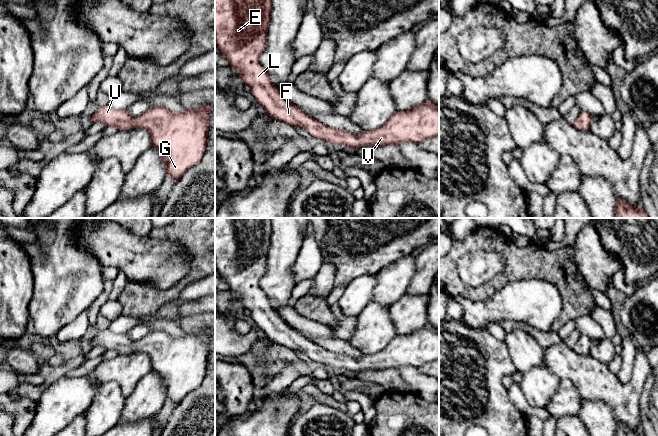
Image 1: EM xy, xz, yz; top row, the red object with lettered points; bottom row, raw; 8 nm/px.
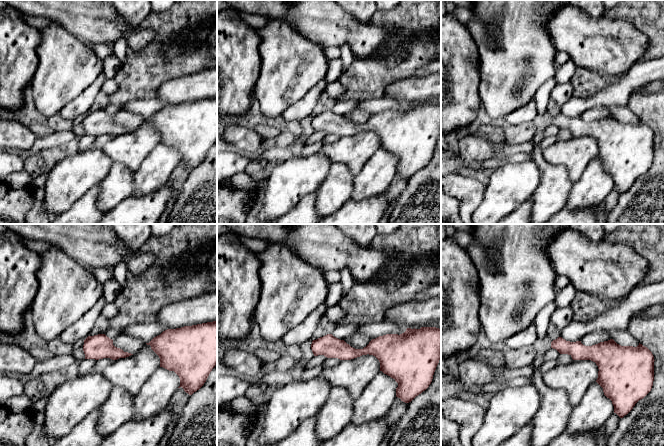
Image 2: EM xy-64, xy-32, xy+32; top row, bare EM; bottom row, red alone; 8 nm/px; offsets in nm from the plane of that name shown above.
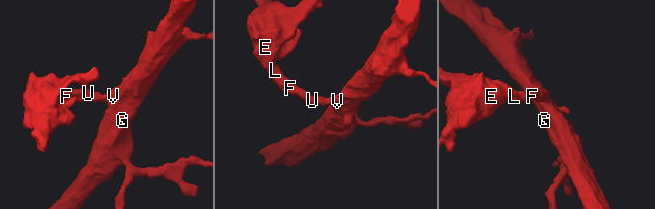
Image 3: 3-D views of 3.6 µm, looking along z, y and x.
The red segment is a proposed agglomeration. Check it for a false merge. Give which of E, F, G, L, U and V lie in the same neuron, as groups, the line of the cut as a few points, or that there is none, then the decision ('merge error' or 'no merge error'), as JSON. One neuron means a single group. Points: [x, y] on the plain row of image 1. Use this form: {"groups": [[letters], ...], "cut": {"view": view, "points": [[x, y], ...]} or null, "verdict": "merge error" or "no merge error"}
{"groups": [["E", "F", "G", "L", "U", "V"]], "cut": null, "verdict": "no merge error"}

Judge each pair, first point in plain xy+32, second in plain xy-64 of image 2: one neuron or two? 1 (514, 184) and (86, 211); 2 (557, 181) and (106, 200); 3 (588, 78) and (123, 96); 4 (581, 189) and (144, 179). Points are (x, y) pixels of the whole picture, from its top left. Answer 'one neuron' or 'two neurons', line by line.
1: two neurons
2: one neuron
3: one neuron
4: one neuron

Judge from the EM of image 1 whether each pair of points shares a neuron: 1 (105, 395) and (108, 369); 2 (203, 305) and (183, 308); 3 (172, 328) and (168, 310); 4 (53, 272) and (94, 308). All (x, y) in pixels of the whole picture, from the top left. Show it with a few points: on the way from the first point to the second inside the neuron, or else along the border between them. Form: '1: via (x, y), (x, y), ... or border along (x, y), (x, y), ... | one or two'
1: border along (100, 381), (114, 381), (125, 396) | two
2: via (198, 306), (188, 308) | one
3: border along (177, 319), (147, 320) | two
4: border along (103, 285), (101, 294), (87, 308) | two

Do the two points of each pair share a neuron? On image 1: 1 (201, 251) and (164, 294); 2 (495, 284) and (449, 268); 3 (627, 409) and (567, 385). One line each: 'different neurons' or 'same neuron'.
1: same neuron
2: same neuron
3: different neurons

